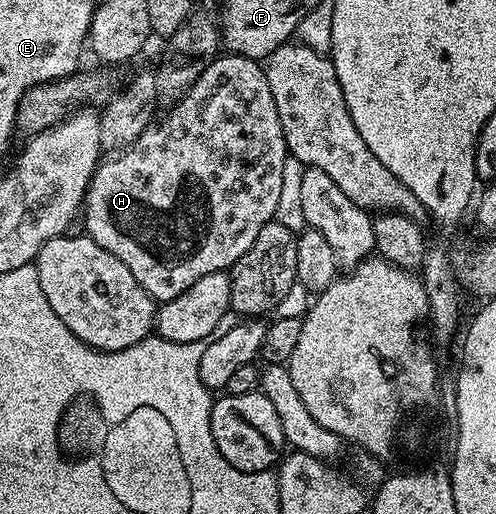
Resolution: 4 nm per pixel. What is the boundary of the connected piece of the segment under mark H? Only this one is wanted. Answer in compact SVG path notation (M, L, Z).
M238 53L218 55L214 58L195 83L183 95L181 101L168 110L169 113L161 122L149 124L135 143L127 149L122 149L116 155L109 155L98 164L89 180L89 189L85 192L83 202L83 218L85 232L103 251L111 251L131 275L153 297L154 302L160 303L175 299L175 295L183 295L183 291L190 289L203 275L211 275L228 270L255 243L255 235L263 231L268 221L274 220L279 203L279 190L283 187L283 163L287 156L283 127L279 123L279 111L275 111L275 99L271 99L271 87L267 87L267 75L261 61L252 61L250 57L241 57Z

